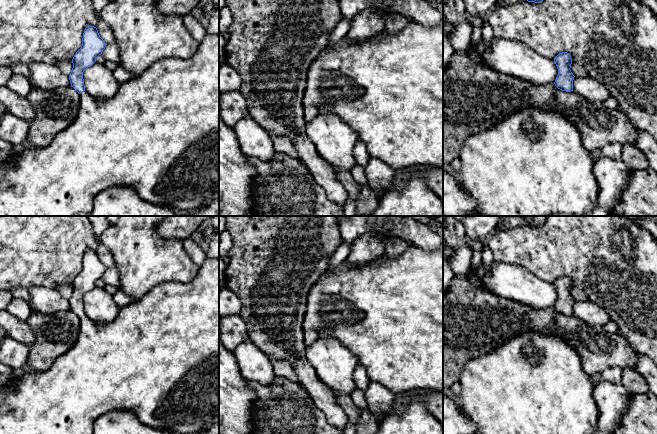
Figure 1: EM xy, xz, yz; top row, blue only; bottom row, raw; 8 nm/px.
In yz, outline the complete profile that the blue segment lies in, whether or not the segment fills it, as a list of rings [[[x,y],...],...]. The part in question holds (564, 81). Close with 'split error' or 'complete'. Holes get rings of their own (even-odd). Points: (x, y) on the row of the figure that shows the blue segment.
[[[567,52],[559,53],[554,58],[554,62],[558,69],[558,75],[554,82],[555,86],[562,91],[573,91],[573,80],[575,76],[570,70],[572,64],[571,55]]] | complete

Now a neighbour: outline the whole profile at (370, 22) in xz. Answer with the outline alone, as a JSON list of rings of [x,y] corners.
[[[369,8],[360,11],[352,20],[346,37],[353,41],[362,41],[385,31],[386,12]]]

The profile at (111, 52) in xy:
[[[112,42],[106,45],[105,49],[102,52],[102,55],[106,60],[118,61],[120,57],[120,51],[116,42]]]

